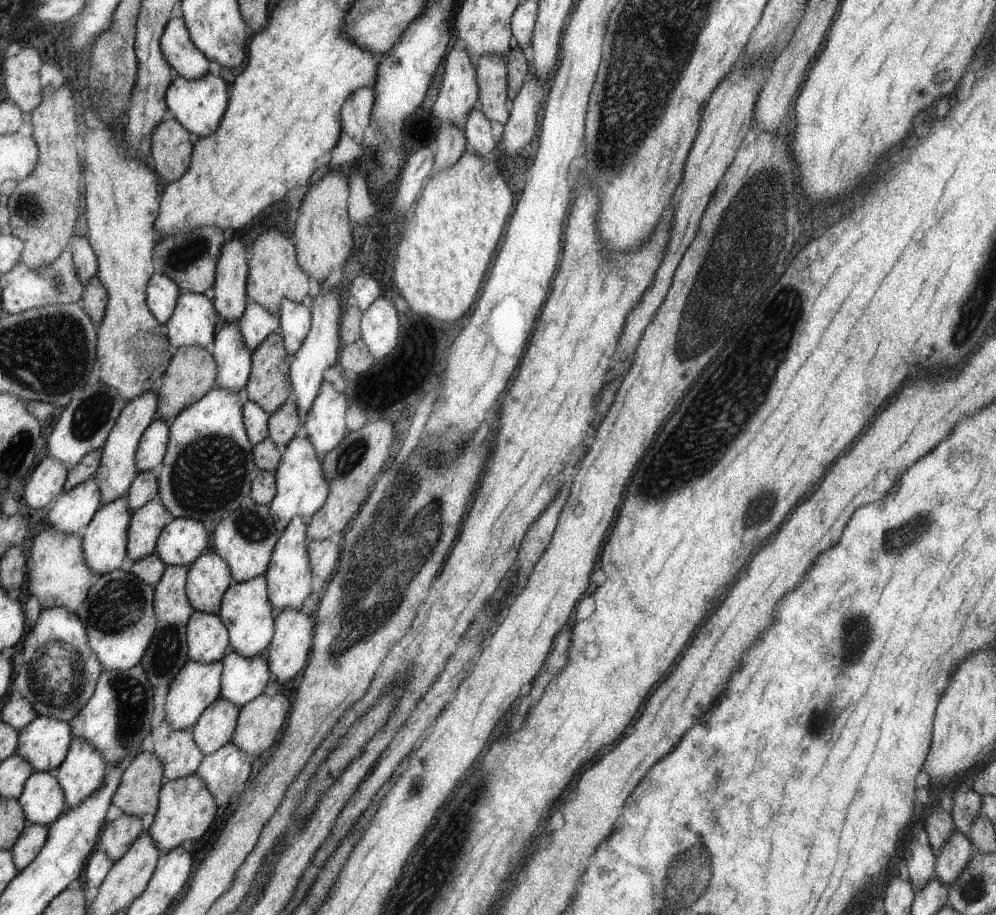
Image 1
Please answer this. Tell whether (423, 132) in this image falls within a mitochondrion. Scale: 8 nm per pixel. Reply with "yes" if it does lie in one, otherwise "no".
no

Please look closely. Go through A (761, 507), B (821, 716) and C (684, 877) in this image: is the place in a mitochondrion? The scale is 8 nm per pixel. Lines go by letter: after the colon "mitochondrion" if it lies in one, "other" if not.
A: mitochondrion
B: mitochondrion
C: mitochondrion

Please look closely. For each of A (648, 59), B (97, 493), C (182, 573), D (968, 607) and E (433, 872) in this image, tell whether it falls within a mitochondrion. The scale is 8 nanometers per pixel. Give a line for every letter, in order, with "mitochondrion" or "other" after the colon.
A: mitochondrion
B: other
C: other
D: other
E: mitochondrion

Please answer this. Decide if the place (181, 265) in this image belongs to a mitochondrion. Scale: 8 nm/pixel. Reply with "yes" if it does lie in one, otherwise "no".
yes

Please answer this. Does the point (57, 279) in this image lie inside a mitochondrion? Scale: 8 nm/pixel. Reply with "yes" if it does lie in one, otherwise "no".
yes

